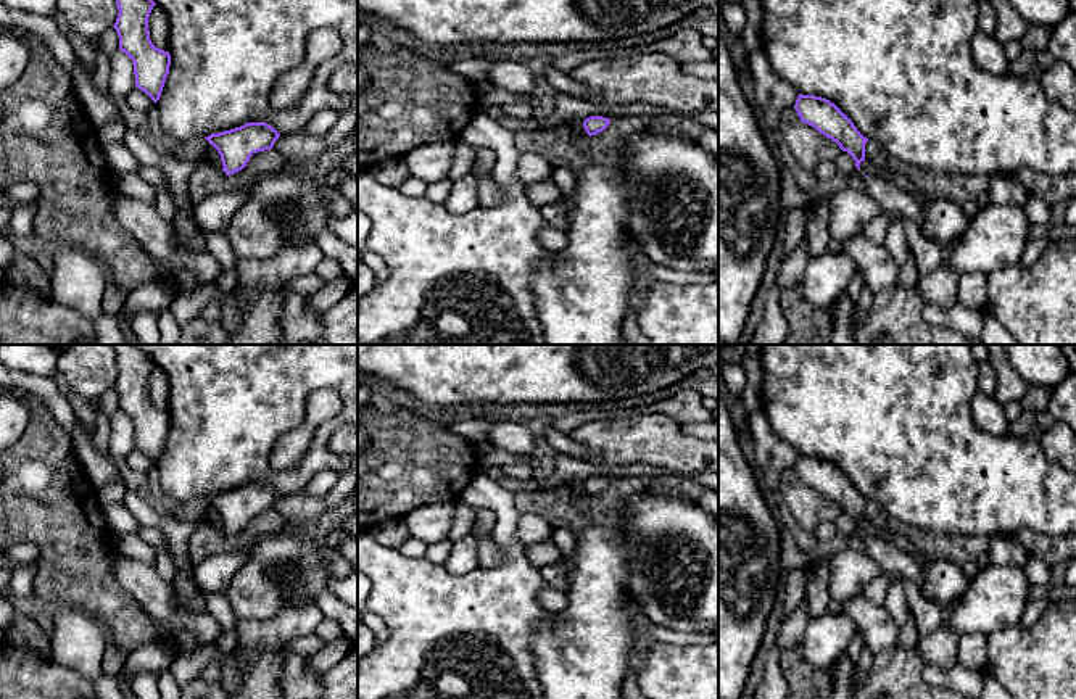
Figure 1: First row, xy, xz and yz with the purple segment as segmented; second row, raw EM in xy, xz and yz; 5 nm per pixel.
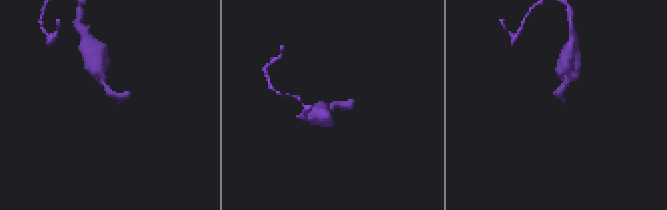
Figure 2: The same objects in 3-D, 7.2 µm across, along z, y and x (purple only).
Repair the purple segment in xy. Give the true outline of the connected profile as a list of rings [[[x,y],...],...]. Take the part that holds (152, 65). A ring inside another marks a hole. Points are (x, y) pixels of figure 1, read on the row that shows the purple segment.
[[[116,0],[118,18],[114,29],[119,50],[134,63],[135,87],[155,103],[159,100],[169,74],[169,52],[156,48],[150,40],[148,18],[156,5],[153,0]]]

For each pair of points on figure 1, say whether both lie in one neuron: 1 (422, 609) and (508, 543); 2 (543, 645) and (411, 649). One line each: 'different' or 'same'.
1: same
2: different

